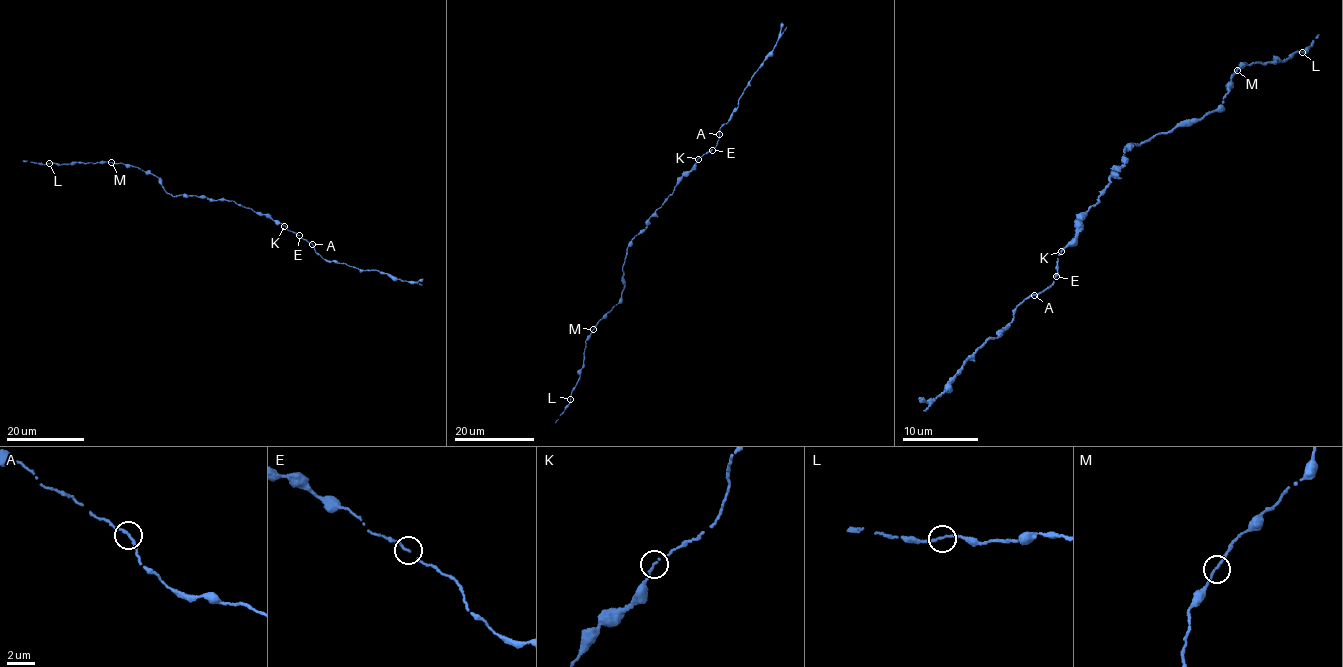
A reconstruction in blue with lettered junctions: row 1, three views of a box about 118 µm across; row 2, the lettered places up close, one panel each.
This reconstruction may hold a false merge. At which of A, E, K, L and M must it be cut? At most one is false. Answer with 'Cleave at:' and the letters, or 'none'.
Cleave at: none

